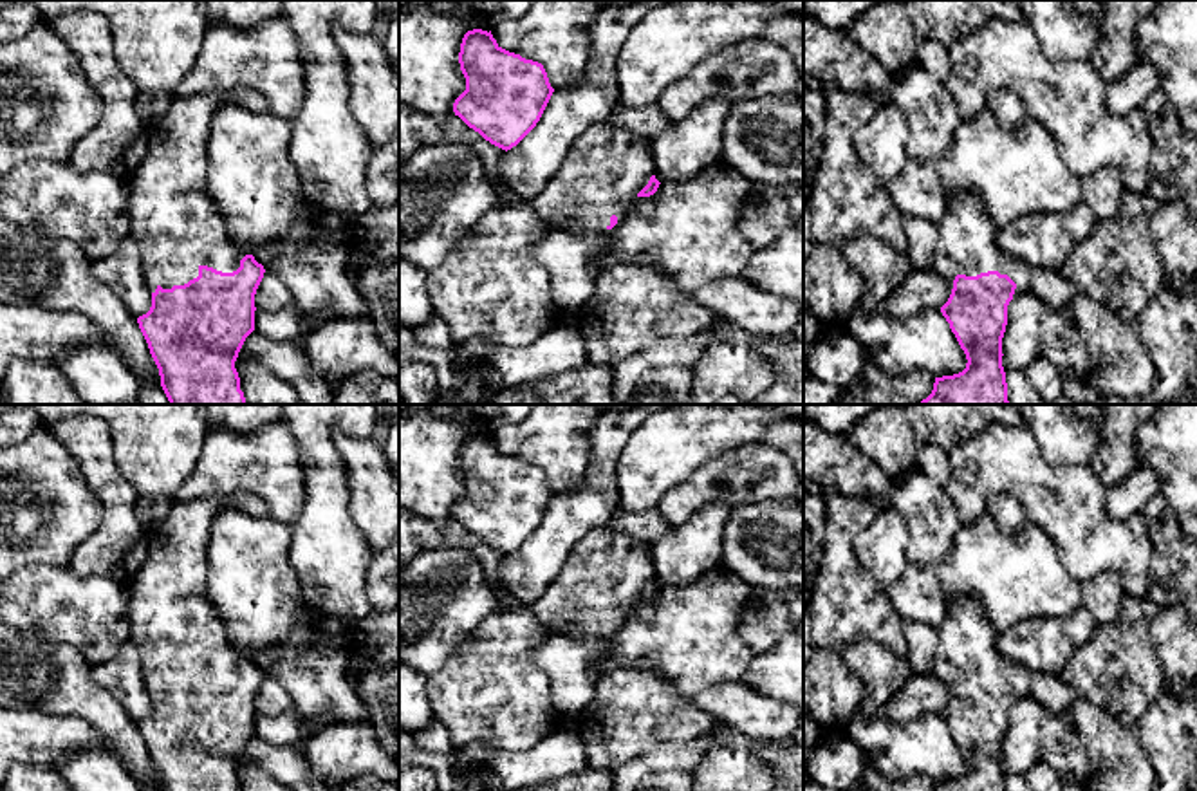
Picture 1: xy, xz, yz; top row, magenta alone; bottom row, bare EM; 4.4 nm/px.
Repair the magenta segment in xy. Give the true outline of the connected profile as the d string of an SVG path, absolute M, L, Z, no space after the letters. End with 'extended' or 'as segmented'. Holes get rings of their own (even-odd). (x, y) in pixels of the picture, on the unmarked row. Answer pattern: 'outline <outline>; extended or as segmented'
outline M251 493L175 500L164 518L146 526L146 558L126 583L130 641L139 650L144 686L152 697L152 712L137 722L137 728L159 773L161 791L240 791L235 766L246 742L255 735L255 699L265 674L233 647L208 594L209 529L227 509L269 515L267 506Z; extended

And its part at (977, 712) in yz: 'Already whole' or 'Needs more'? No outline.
Needs more

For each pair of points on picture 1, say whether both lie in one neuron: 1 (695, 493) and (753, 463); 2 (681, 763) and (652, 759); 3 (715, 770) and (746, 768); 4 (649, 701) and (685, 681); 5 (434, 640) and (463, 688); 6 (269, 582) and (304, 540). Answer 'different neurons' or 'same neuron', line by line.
1: same neuron
2: same neuron
3: same neuron
4: different neurons
5: different neurons
6: different neurons

